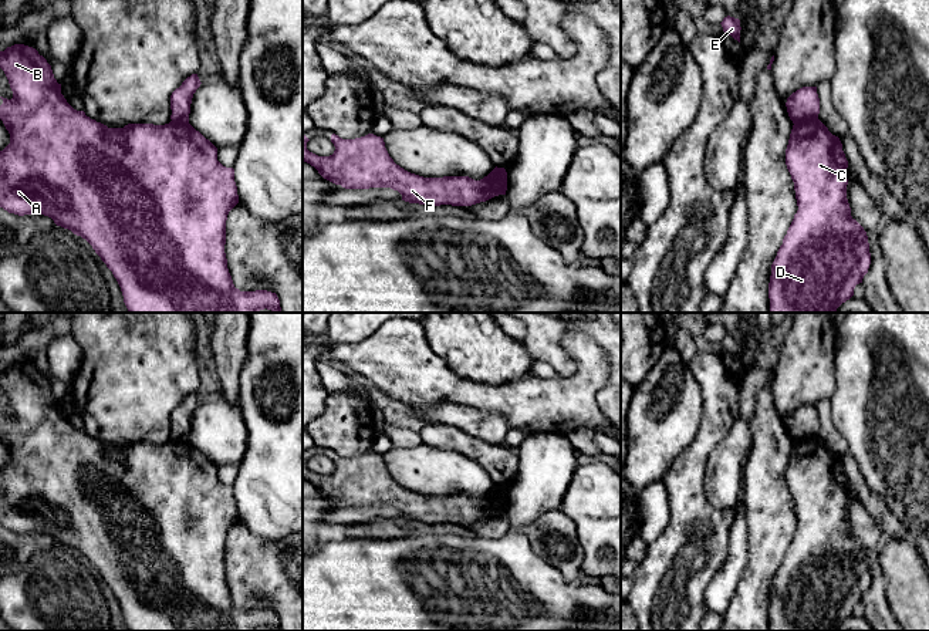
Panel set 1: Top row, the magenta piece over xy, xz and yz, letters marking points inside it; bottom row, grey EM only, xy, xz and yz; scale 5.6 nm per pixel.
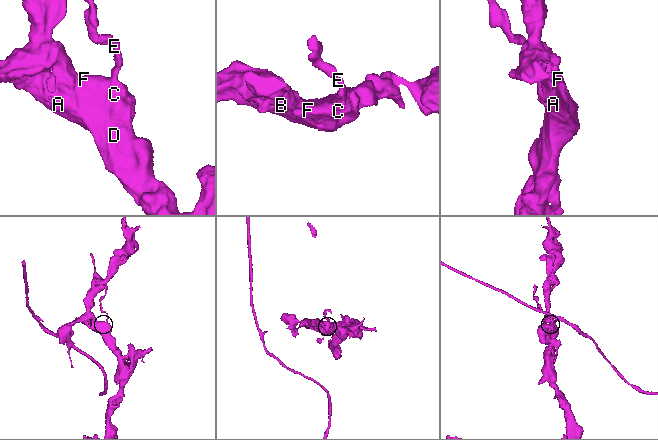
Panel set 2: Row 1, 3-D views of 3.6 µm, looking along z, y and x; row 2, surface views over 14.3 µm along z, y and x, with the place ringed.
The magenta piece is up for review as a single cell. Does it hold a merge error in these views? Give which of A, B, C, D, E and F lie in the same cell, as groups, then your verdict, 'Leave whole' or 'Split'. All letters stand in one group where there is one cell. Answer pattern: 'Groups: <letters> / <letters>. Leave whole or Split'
Groups: A B C D F / E. Split

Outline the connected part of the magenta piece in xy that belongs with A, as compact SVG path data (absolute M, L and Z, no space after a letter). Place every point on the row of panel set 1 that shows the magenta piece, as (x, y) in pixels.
M14 44L0 51L0 68L4 71L13 91L11 99L0 97L3 99L0 119L10 134L10 144L0 151L0 207L18 216L33 213L48 216L57 226L85 239L116 279L129 313L259 313L264 308L283 313L276 293L267 290L240 291L233 284L224 253L226 220L229 212L239 203L239 195L234 169L226 168L217 161L217 148L209 139L189 122L128 124L124 128L108 128L91 119L84 111L77 111L67 102L61 94L61 84L54 78L51 65L33 47Z

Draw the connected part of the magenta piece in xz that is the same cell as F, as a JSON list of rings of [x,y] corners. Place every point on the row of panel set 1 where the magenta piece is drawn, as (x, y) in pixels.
[[[368,134],[355,139],[342,139],[338,135],[331,135],[331,142],[335,151],[330,156],[318,156],[307,149],[310,139],[303,135],[303,162],[314,166],[318,173],[345,189],[369,189],[369,188],[391,188],[402,195],[402,200],[409,203],[419,203],[425,206],[472,206],[486,202],[494,196],[506,195],[507,172],[493,169],[487,176],[474,180],[469,176],[443,176],[443,178],[423,178],[411,173],[396,165],[389,156],[384,138]]]

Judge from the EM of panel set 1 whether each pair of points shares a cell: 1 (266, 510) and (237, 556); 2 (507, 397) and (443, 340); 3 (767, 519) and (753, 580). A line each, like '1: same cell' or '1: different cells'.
1: different cells
2: different cells
3: same cell

